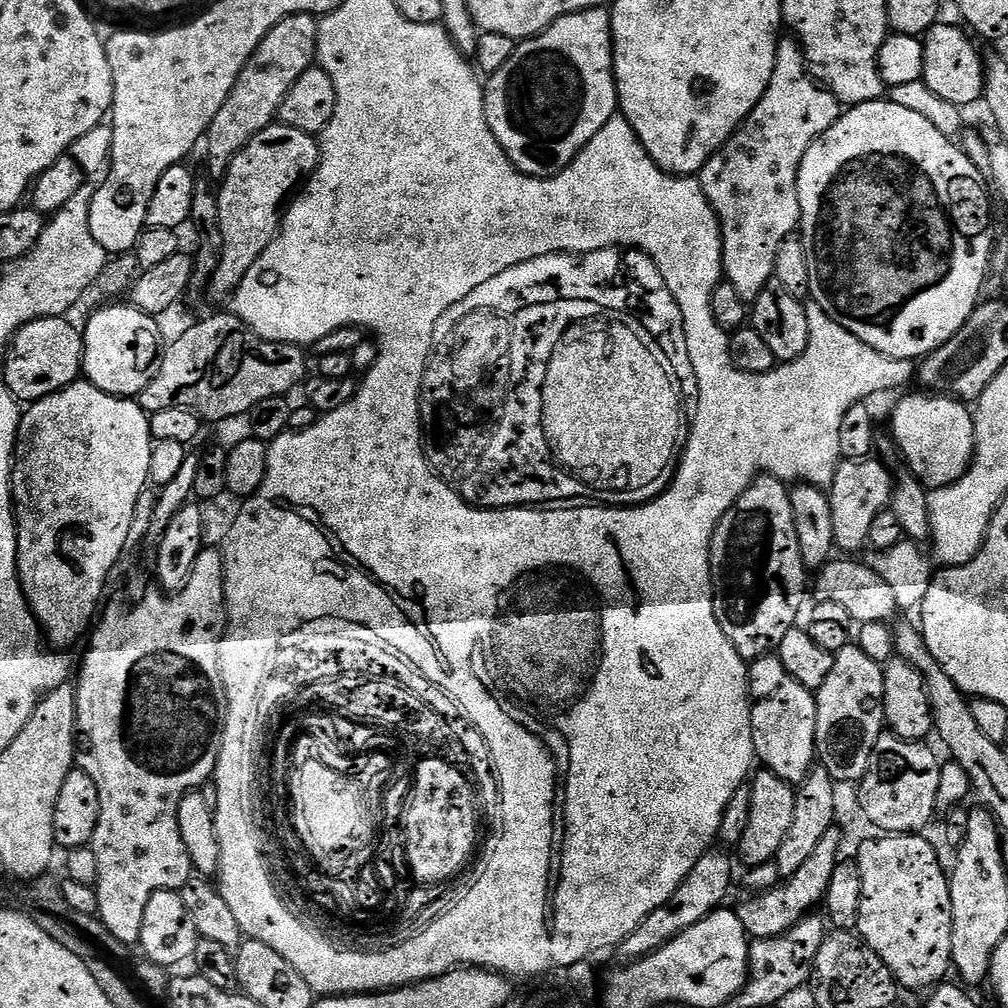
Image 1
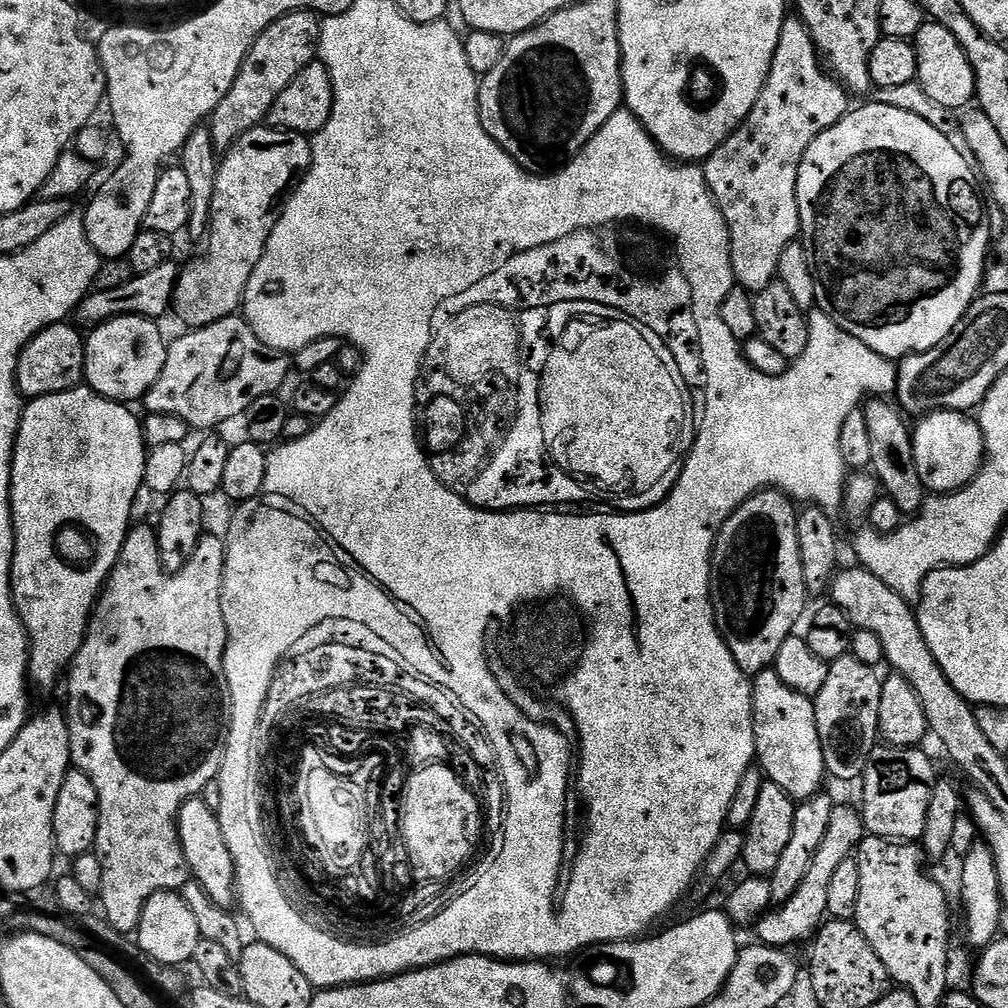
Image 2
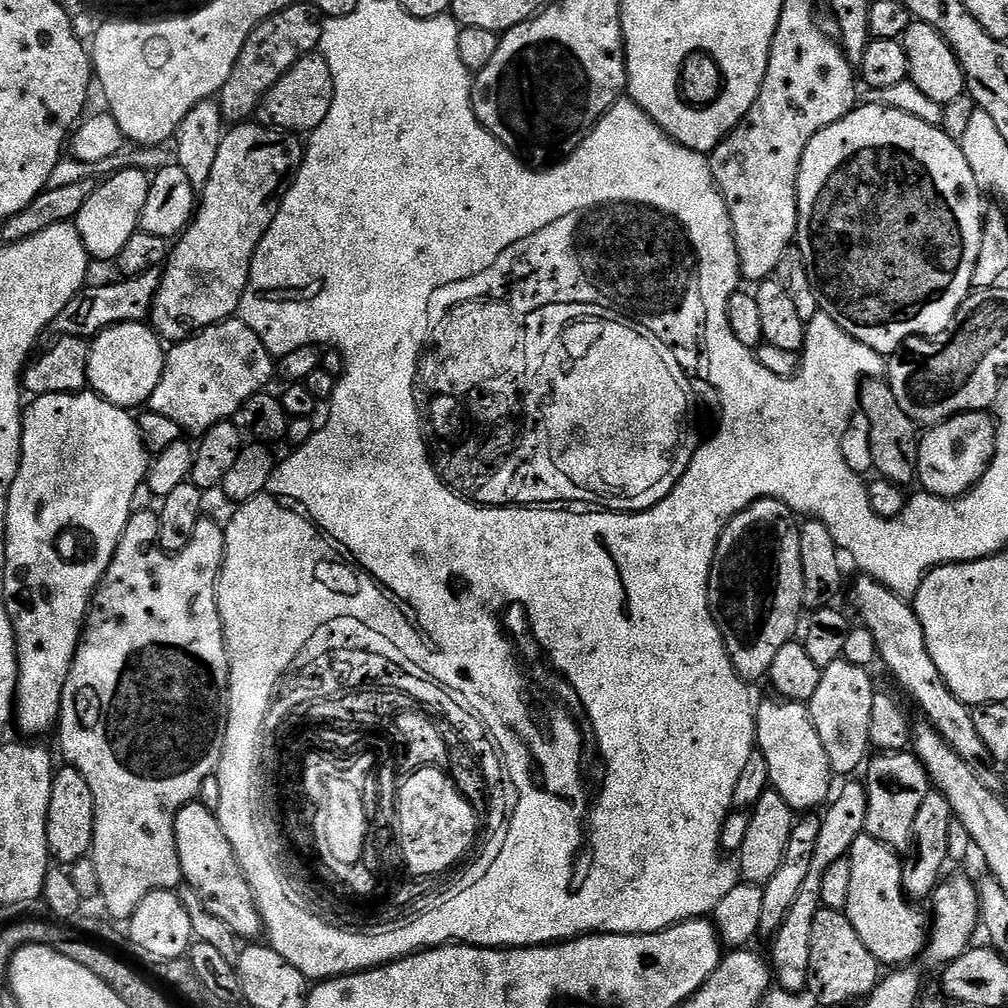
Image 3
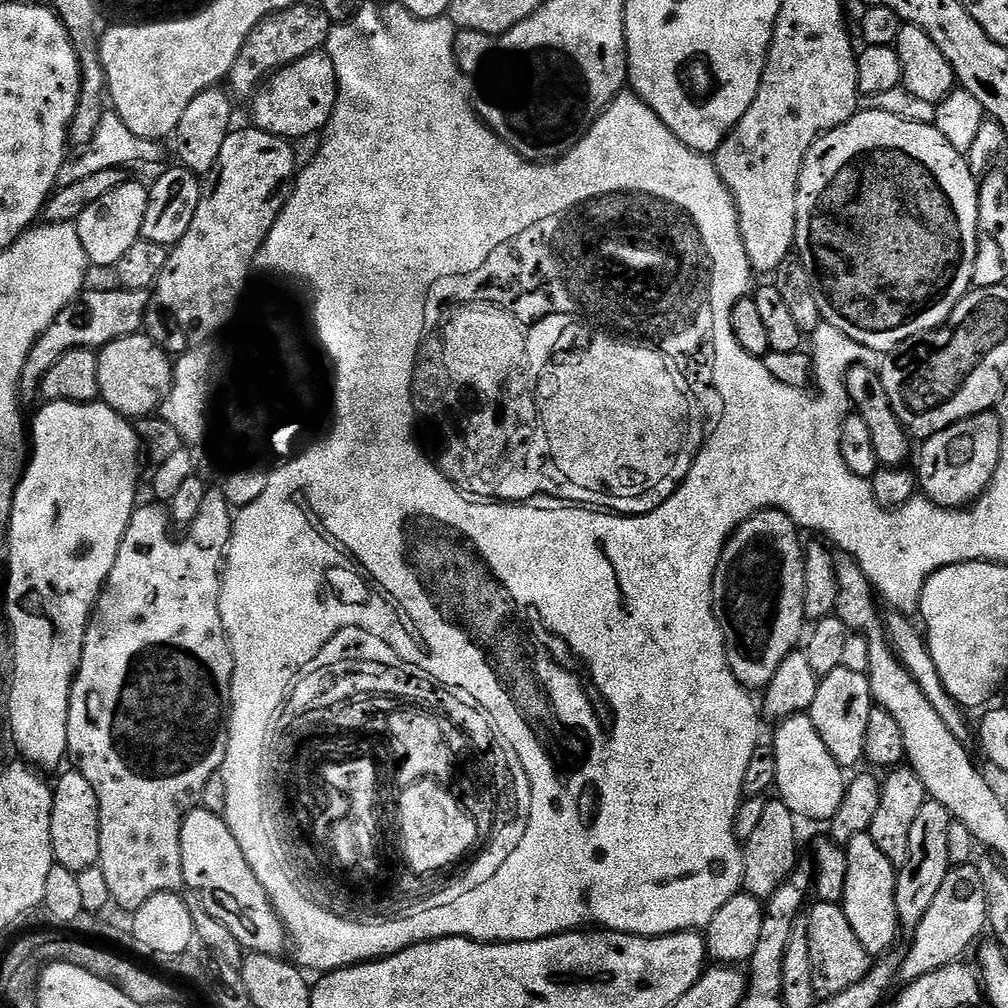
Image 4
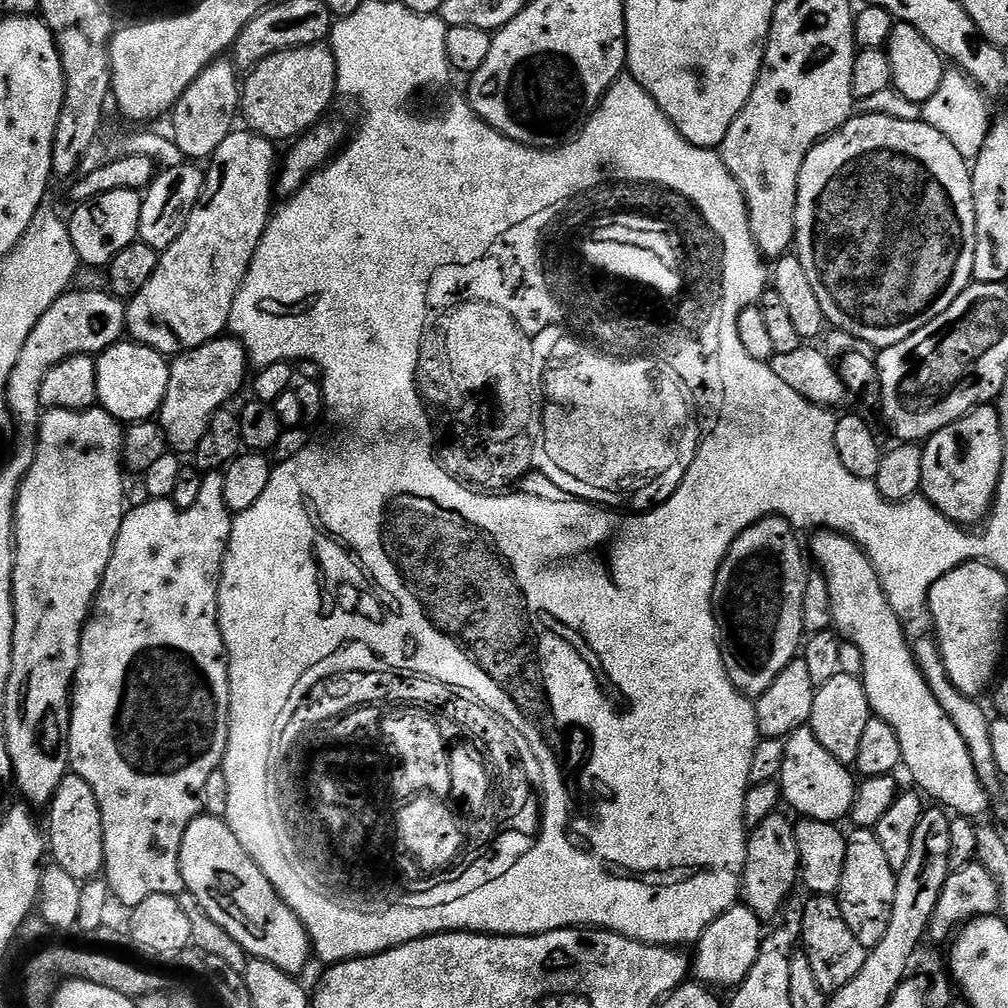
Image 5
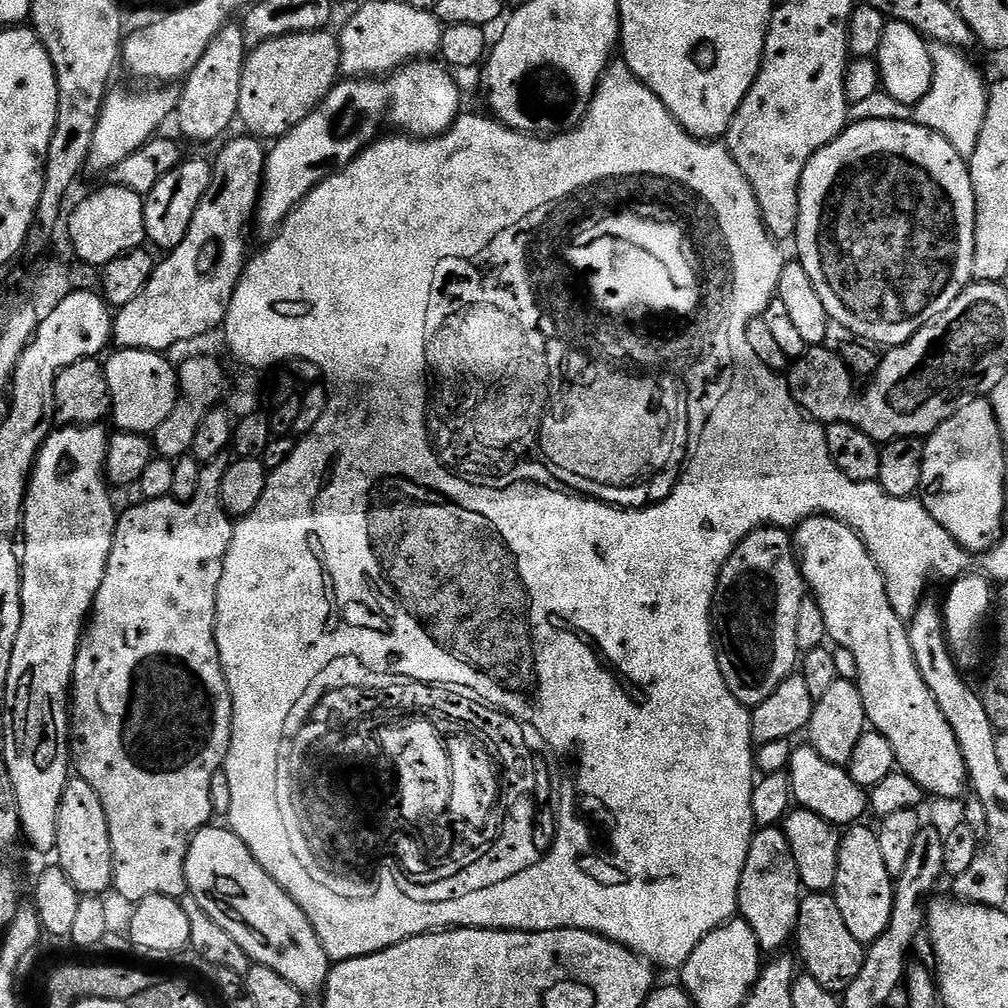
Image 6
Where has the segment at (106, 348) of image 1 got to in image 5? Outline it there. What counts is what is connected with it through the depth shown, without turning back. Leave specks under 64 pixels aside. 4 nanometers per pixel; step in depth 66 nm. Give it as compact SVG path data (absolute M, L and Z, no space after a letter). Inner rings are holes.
M121 342L99 353L95 362L98 404L105 412L128 426L151 421L159 413L170 386L170 364L162 353L145 344Z

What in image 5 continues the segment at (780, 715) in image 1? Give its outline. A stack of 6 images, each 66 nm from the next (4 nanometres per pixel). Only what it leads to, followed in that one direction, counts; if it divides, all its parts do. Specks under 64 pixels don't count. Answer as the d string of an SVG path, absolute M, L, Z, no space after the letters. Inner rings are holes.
M805 726L794 730L784 740L784 744L785 757L782 760L782 768L778 777L783 803L785 805L789 804L797 812L797 817L806 820L836 824L840 822L843 816L845 819L854 806L854 798L858 787L858 780L854 775L853 769L849 765L838 762L834 758L834 754L830 754L830 750L826 750L826 746L822 746L822 742L818 742L814 738L811 727Z

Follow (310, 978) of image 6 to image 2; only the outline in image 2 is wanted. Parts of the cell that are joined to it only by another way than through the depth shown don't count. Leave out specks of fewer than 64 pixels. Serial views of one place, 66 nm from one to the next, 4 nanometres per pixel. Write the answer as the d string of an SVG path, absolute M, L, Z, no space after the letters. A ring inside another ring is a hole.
M193 798L181 806L176 825L180 831L182 850L186 854L191 879L197 880L202 890L206 890L206 894L218 902L218 906L231 909L236 900L236 875L217 809L206 806L203 798Z

